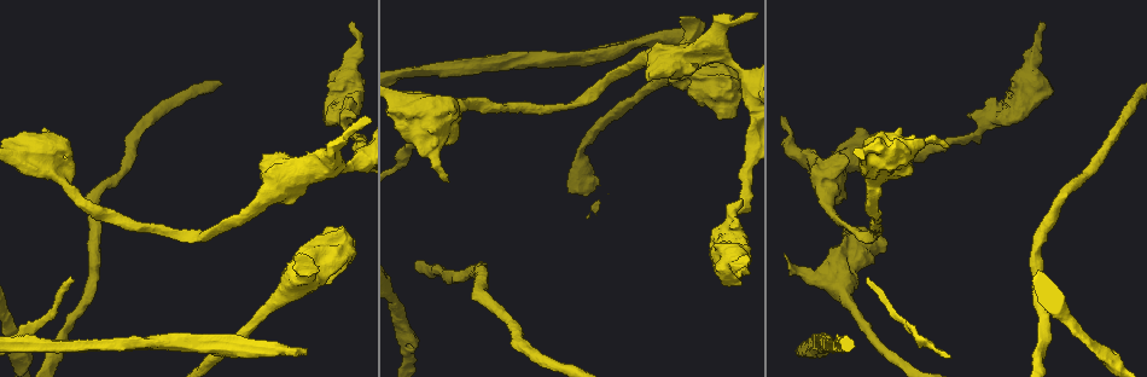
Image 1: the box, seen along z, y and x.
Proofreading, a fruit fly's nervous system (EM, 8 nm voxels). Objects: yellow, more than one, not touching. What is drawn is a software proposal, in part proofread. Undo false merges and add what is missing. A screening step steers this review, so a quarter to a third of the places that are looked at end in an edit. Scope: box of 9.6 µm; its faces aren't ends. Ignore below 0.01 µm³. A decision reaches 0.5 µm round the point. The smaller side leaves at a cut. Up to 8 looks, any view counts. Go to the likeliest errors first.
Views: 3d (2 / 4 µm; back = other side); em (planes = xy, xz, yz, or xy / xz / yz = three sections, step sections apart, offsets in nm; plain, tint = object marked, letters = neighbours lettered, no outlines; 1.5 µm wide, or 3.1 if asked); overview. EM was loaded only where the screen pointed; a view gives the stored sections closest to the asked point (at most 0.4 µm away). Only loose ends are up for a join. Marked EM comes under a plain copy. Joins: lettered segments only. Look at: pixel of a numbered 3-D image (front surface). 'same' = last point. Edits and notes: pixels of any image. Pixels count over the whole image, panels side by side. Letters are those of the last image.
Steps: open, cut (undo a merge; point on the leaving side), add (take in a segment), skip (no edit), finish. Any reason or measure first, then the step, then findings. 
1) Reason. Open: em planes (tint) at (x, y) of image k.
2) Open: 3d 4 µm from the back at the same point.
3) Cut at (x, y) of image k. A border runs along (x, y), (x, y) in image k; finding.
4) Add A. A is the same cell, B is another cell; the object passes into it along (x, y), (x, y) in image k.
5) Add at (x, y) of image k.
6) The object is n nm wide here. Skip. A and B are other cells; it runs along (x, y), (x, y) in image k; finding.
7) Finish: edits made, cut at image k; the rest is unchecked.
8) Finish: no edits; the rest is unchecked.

Branch stops here. Open: 3d 2 µm at (300, 254) of image 1.

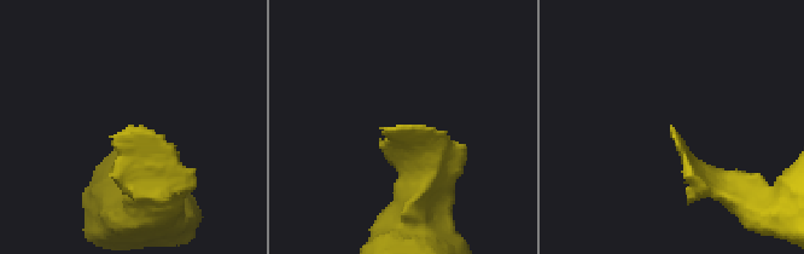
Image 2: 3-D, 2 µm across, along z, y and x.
Now the EM. Open: em planes (letters) at (126, 127) of image 2.

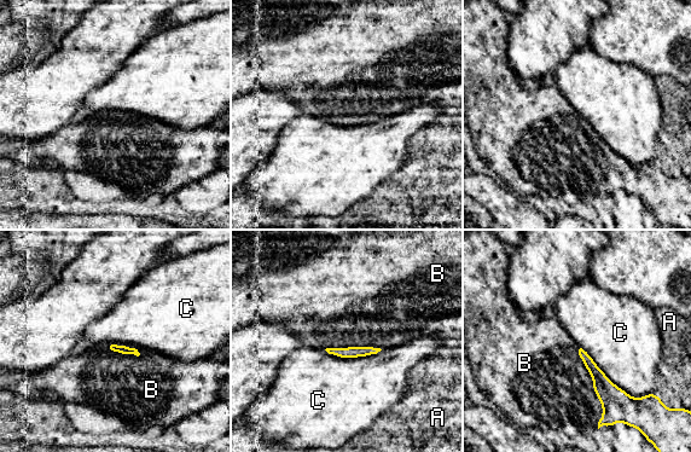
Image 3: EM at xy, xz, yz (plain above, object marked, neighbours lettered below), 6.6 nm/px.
Add B. B is the same cell, A and C are other cells; the object passes into it along (617, 406), (593, 386), (556, 384) in image 3; the cell continues.

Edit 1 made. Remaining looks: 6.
Redraw. Open: overview.

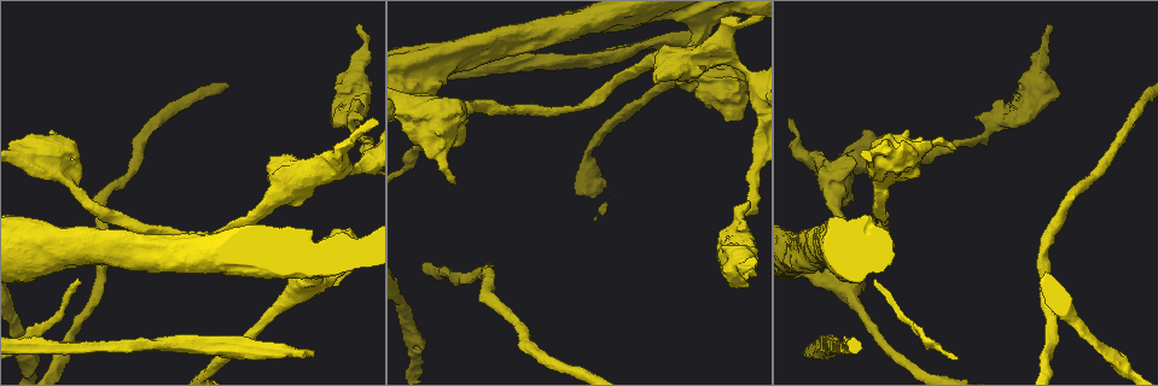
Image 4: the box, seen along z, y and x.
Free end. Open: 3d 4 µm at (876, 281) of image 4.

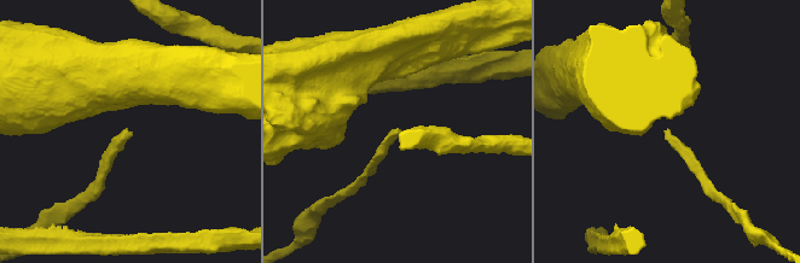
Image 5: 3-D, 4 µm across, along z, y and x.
Open: em xy step 4 (letters) at (398, 135) of image 5.

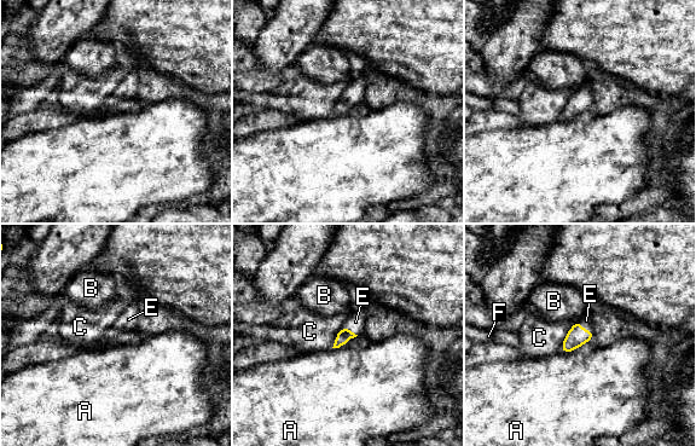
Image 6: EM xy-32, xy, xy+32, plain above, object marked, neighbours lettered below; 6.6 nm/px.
Add E. E is the same cell, A, B, C and F are other cells; the object passes into it along (576, 336), (583, 329), (586, 320) in image 6; the cell continues.

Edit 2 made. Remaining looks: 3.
Redraw. Open: overview.

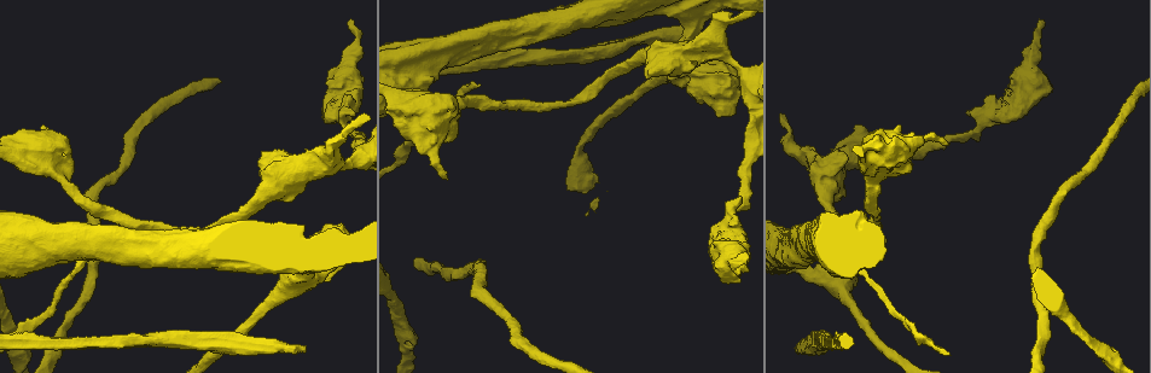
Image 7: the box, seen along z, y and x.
An open end. Open: 3d 4 µm at (1041, 19) of image 7.

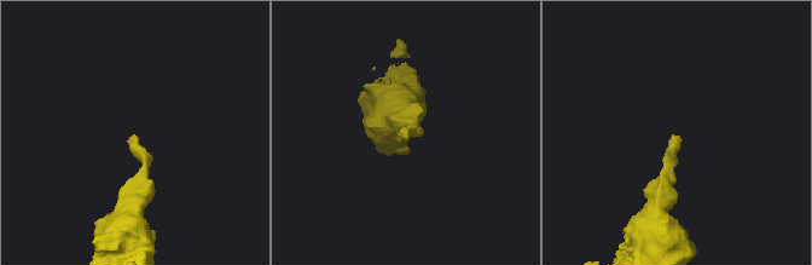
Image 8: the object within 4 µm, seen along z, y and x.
Open: em planes (letters) at (407, 137) of image 8.

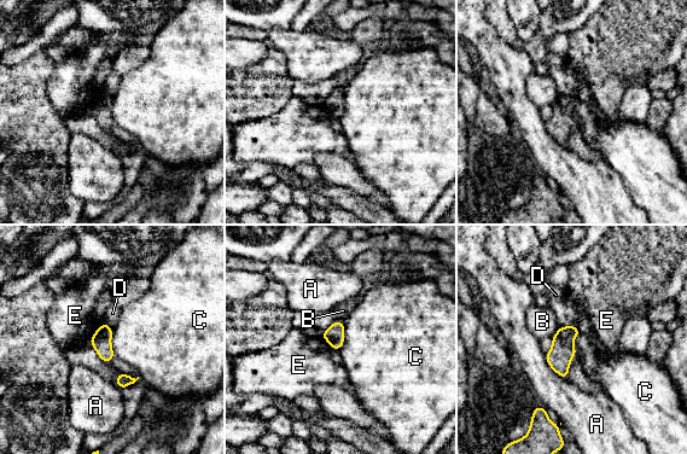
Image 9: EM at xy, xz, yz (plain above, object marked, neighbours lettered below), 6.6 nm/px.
The object is 130 nm wide here. Skip. A, B, C, D and E are other cells; a border runs along (111, 327), (111, 349), (115, 355) in image 9; no lettered segment goes on from it.

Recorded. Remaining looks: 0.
Finish: edits made, add at image 3, add at image 6; the rest is unchecked.

